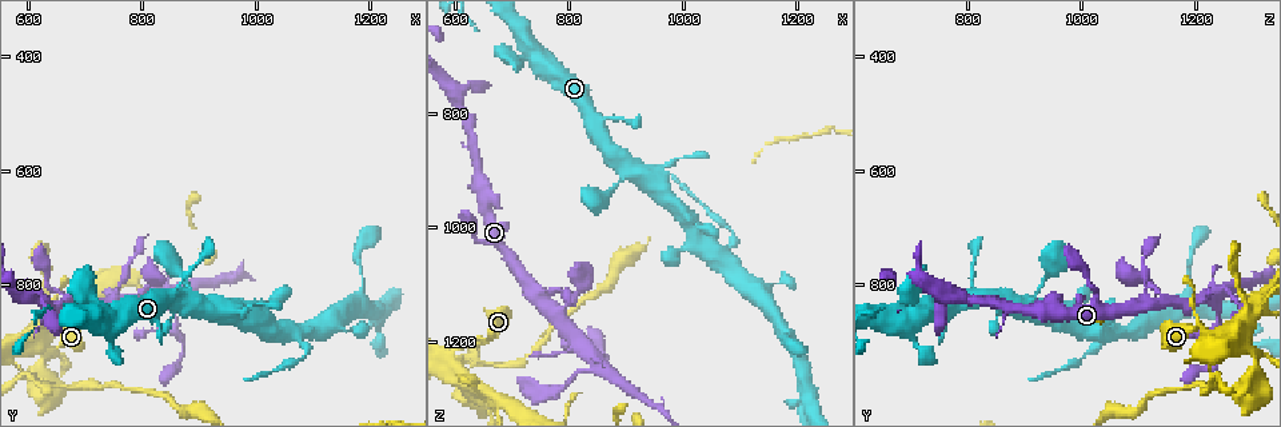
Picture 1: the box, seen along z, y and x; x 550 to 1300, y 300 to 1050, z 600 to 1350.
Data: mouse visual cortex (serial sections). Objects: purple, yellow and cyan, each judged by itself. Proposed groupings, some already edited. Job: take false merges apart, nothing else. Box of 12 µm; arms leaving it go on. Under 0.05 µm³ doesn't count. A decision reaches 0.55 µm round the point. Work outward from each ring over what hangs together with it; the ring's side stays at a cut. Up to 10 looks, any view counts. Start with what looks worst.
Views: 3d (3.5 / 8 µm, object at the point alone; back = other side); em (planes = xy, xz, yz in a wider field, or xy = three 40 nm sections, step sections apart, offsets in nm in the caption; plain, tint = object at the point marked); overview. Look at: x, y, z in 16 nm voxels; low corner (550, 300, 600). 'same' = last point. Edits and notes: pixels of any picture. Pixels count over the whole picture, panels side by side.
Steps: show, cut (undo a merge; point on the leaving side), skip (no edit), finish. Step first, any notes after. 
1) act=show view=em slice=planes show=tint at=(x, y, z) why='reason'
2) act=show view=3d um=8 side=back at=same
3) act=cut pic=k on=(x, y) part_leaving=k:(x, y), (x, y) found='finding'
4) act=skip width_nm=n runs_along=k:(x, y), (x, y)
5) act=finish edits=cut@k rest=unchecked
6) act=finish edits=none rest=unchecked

act=show view=em slice=xy step=3 show=tint at=(600, 955, 1225) why='arms part here'

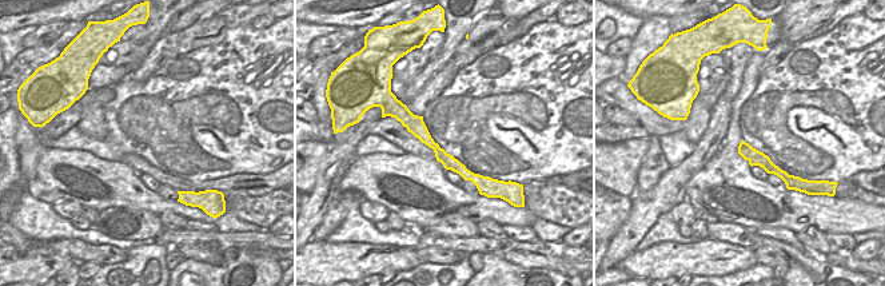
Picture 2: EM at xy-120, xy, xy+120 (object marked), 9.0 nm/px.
act=show view=3d um=3.5 at=same why='see where the arms go'

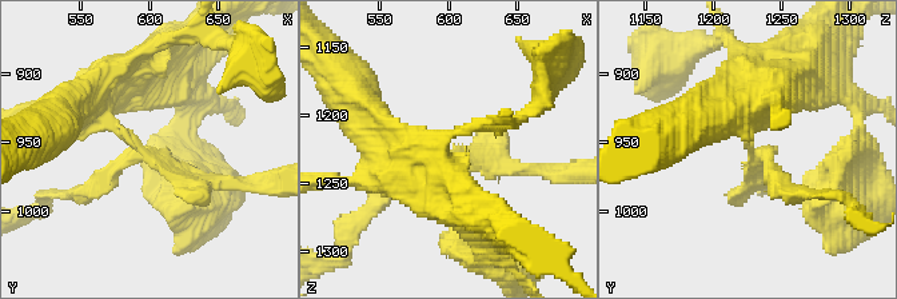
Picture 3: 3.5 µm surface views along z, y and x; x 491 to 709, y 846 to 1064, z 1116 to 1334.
act=cut pic=3 on=(110, 183) found='a second cell is stuck on'

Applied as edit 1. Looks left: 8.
act=show view=3d um=3.5 at=(1070, 890, 1045) why='sudden change in width'

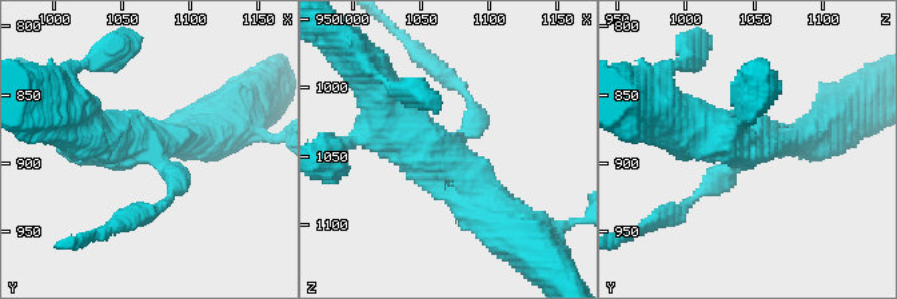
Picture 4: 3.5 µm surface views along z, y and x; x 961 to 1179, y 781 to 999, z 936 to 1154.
act=show view=em slice=xy step=3 show=tint at=(1072, 892, 1042) arms=3 arm_widths_nm=250,450,600 why='need the tissue'

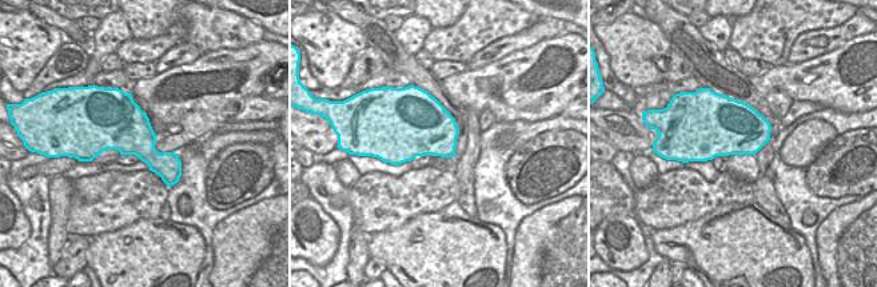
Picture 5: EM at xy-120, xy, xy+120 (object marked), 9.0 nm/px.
act=cut pic=4 on=(462, 90) width_nm=550 part_leaving=4:(469, 130), (469, 96), (411, 44) found='two cells meet here'

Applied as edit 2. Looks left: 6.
act=show view=overview why='see it whole again'

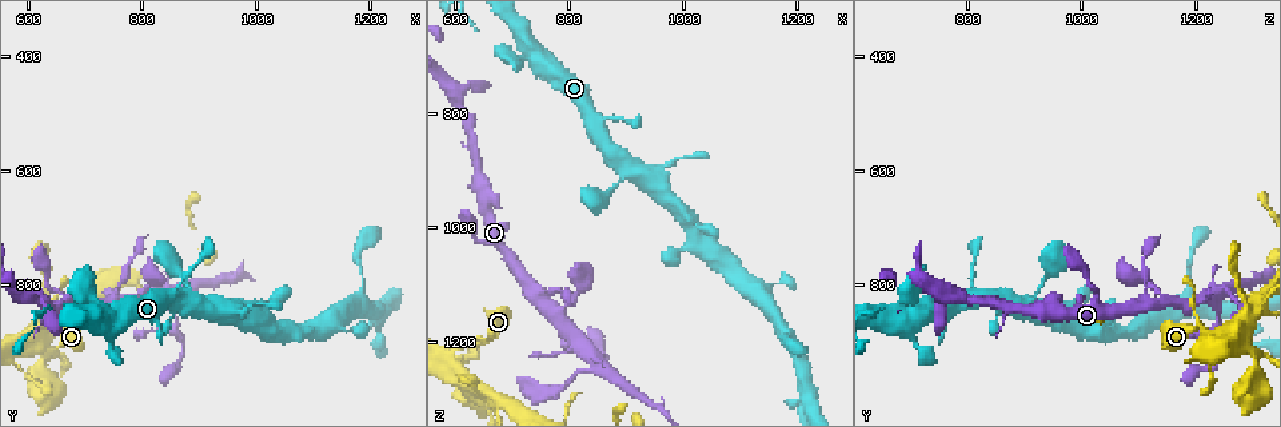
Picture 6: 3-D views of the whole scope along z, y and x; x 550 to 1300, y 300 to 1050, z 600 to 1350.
act=show view=3d um=3.5 at=(840, 830, 1230)

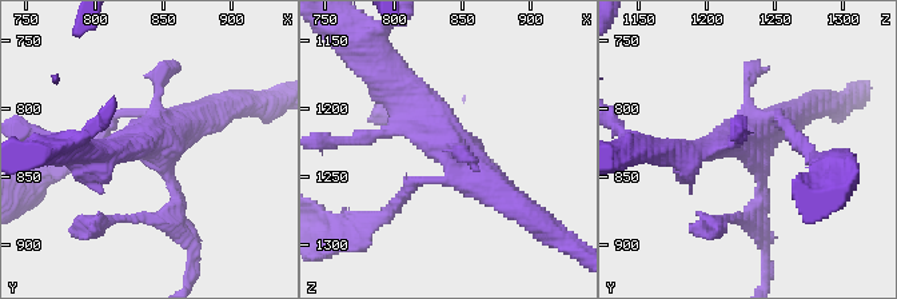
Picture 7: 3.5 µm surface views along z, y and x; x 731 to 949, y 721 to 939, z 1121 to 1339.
act=show view=em slice=xy step=5 show=tint at=(842, 826, 1228)

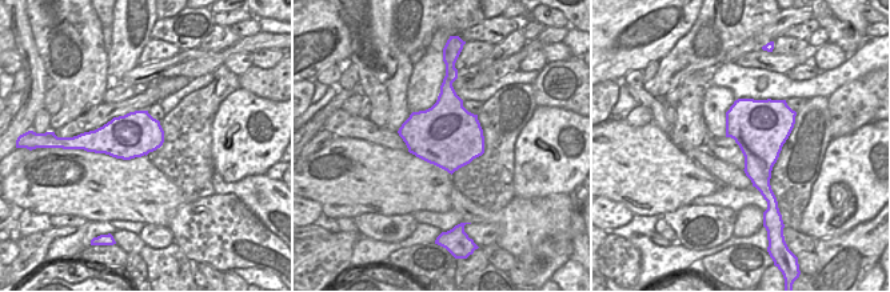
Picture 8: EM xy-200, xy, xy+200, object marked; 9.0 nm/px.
act=skip runs_along=7:(684, 152), (782, 124) found='all the same cell'

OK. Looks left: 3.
act=show view=3d um=3.5 at=(875, 785, 935) why='a narrow waist'

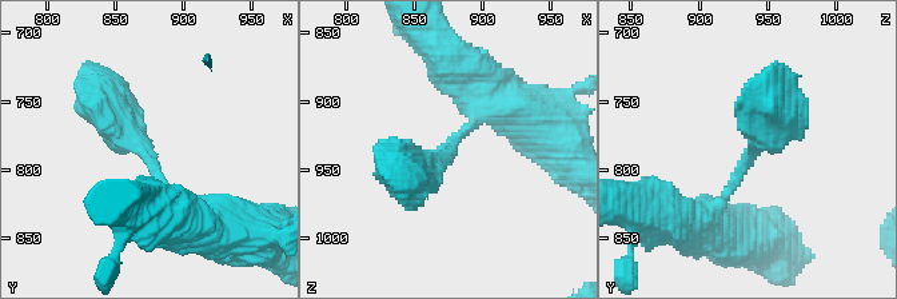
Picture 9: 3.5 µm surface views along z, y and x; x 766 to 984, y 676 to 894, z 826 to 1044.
act=show view=em slice=xy step=5 show=tint at=(870, 790, 936) arm_widths_nm=200,500 why='need the tissue'

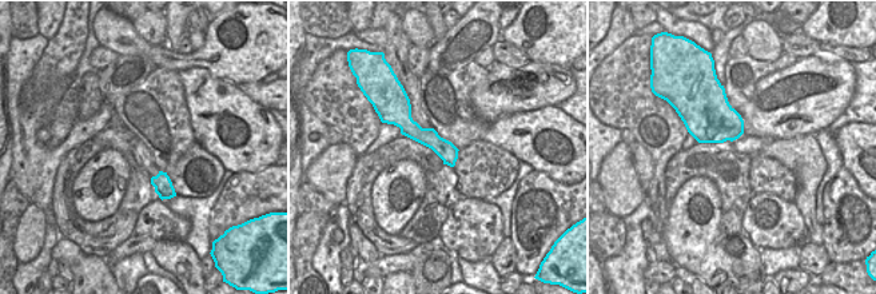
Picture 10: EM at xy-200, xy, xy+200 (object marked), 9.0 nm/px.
act=skip runs_along=10:(405, 103), (405, 119), (452, 162) found='all the same cell'

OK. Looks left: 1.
act=finish edits=cut@3,cut@4 rest=unchecked

